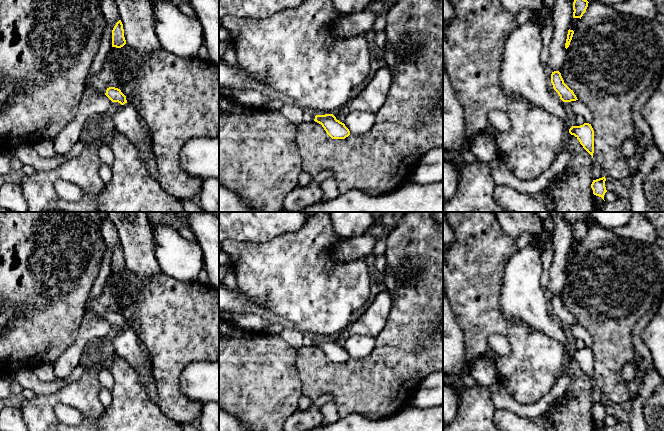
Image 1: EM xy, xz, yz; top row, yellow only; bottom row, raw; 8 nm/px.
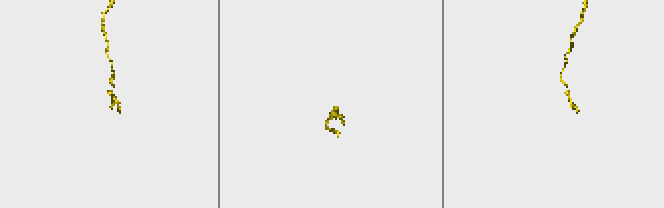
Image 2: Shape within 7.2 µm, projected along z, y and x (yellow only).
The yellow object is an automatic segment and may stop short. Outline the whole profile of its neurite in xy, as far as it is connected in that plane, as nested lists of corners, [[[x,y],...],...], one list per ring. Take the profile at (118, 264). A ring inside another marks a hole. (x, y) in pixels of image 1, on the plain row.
[[[119,244],[112,254],[112,271],[121,272],[125,268],[123,248],[121,244]]]

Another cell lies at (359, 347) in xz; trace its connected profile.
[[[352,335],[344,342],[344,348],[352,360],[368,357],[375,347],[375,338],[366,335]]]

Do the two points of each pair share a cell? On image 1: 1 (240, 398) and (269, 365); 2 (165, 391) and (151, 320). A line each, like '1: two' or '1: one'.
1: one
2: one

